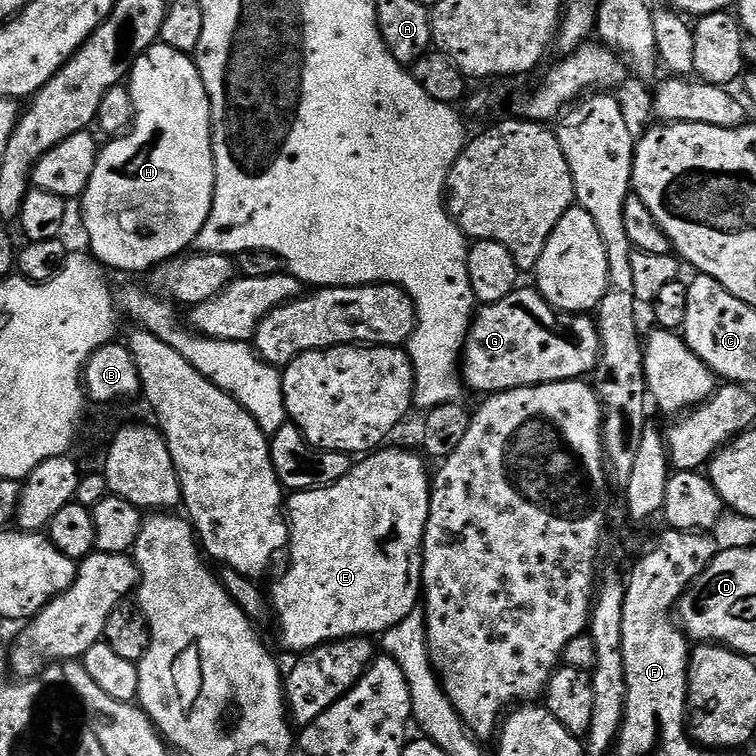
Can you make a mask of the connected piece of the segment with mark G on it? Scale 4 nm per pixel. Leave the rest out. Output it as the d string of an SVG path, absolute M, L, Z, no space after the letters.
M517 287L502 302L485 304L473 319L462 353L462 380L476 392L495 394L515 388L533 388L539 384L553 384L563 380L588 378L600 361L600 329L588 314L564 315L550 307L535 287Z

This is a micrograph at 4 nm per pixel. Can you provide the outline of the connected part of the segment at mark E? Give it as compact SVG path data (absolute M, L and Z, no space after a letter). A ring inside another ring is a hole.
M381 447L379 450L365 455L361 462L353 463L352 468L336 484L325 488L315 488L309 492L294 492L286 500L286 523L290 533L290 543L286 549L286 557L292 565L288 568L285 576L280 576L270 588L270 608L274 613L274 620L280 623L280 644L289 648L295 654L309 652L311 648L317 648L328 644L332 640L347 640L350 636L375 637L390 630L390 626L398 626L406 614L417 611L422 600L422 562L424 561L424 531L428 521L430 510L430 498L432 489L430 487L430 472L424 469L425 461L419 455L407 452L404 448Z

